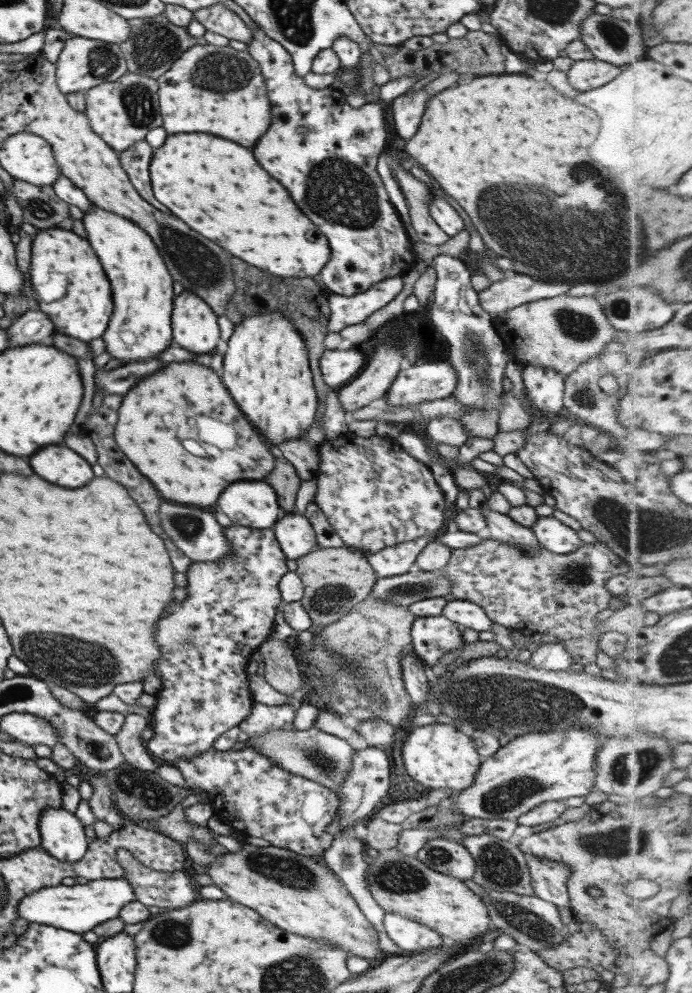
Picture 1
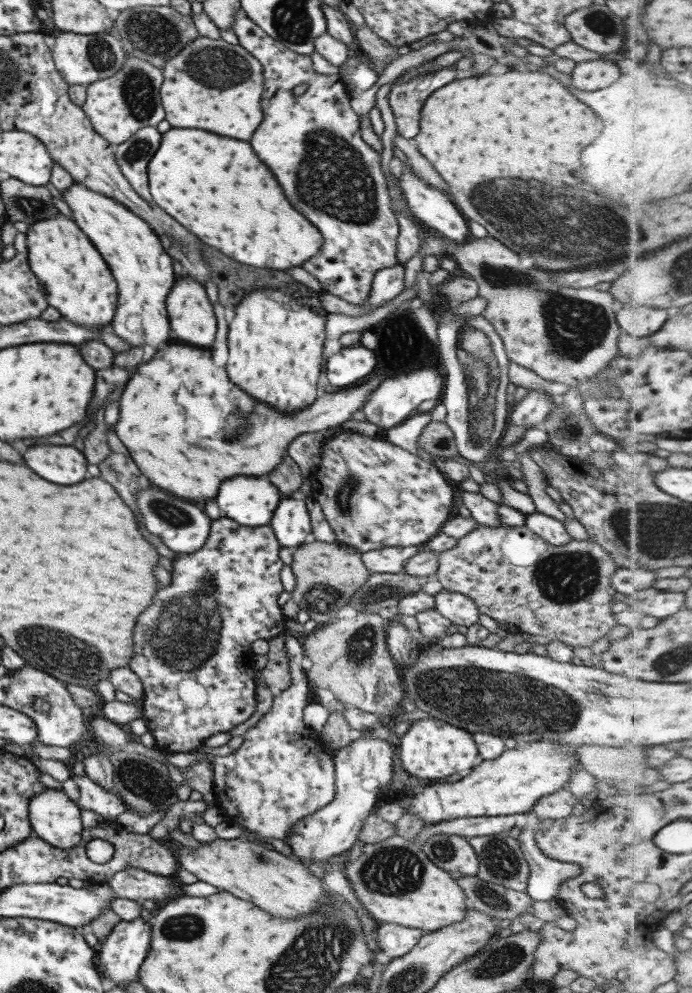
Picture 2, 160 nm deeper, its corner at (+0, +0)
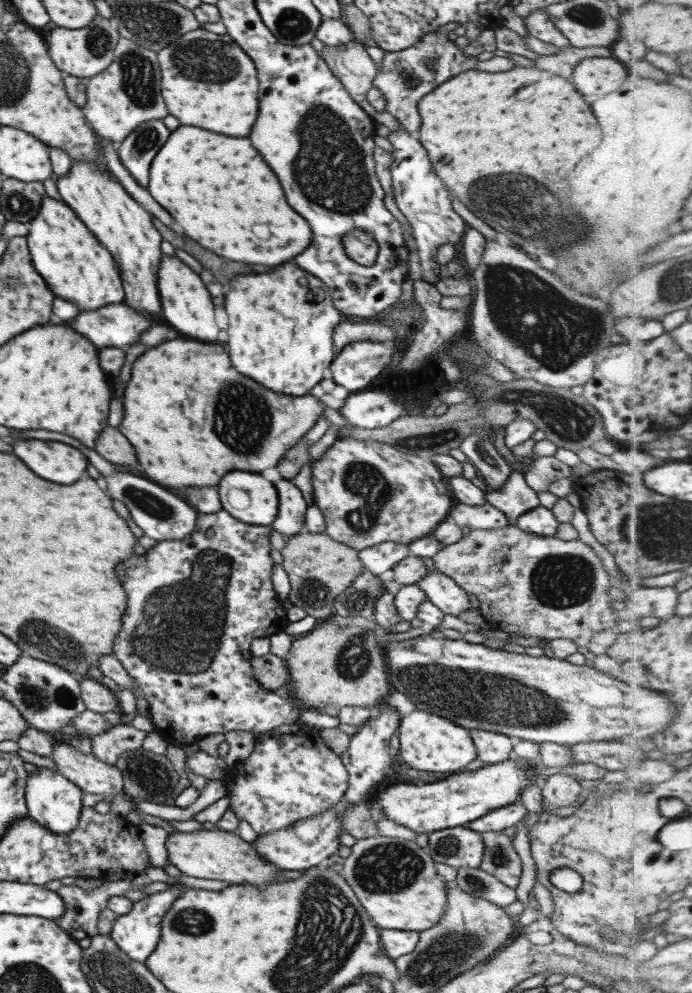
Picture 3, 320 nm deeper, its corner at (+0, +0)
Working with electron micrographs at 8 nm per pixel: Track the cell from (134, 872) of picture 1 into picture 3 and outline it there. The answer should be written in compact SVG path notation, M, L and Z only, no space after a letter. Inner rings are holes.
M112 875L97 888L83 890L75 885L61 885L57 893L64 902L61 918L55 918L61 927L76 941L81 938L95 936L99 906L113 895L123 895L129 890L130 875Z

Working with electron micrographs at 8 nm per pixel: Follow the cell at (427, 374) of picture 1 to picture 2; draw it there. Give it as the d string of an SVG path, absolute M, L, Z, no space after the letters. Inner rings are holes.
M425 367L405 372L405 374L399 374L399 376L391 378L391 380L383 380L381 384L376 386L374 391L369 393L366 398L368 401L363 403L360 410L363 412L367 422L381 429L390 429L403 423L411 416L423 400L439 399L442 394L441 387L444 386L441 383L442 379L442 371L435 371L431 367Z

